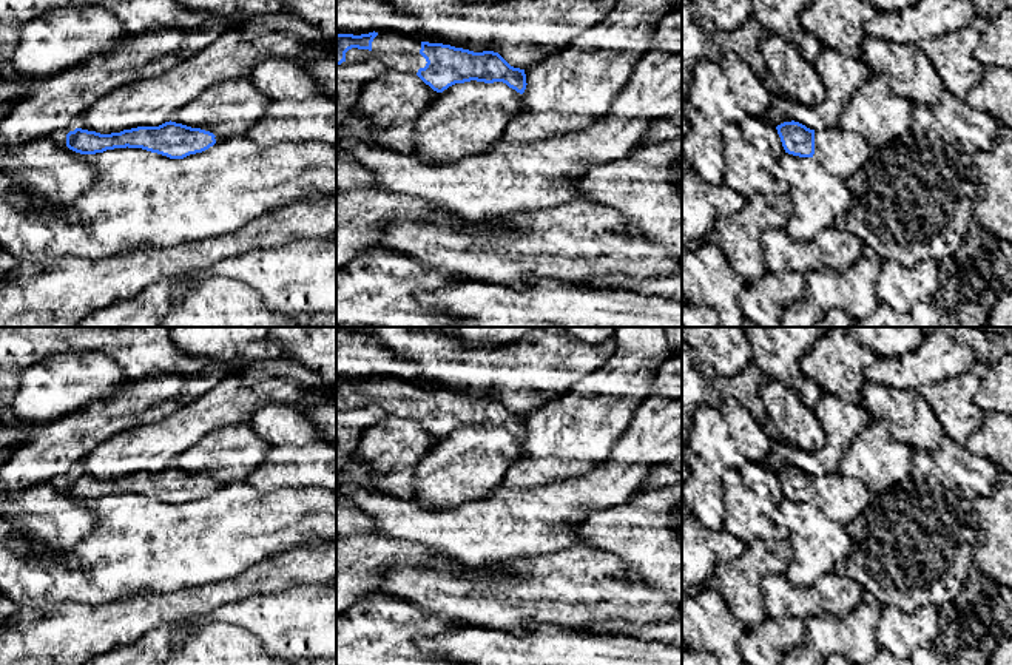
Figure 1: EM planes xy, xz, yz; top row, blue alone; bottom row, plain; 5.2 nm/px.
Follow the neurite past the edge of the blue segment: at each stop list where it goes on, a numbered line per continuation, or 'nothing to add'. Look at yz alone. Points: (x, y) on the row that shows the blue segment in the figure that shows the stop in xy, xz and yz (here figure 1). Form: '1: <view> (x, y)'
1: yz (841, 153)

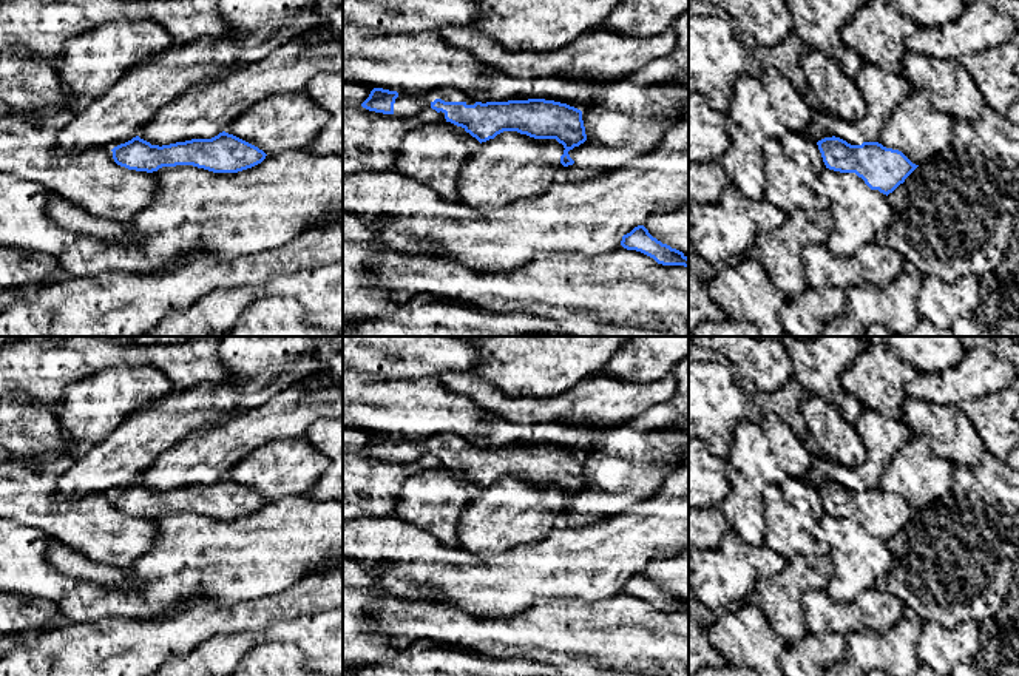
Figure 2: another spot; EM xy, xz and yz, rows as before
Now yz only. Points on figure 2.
nothing to add

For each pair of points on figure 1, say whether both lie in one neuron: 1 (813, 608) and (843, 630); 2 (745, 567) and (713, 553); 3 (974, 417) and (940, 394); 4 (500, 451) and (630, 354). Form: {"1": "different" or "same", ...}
{"1": "different", "2": "different", "3": "same", "4": "different"}

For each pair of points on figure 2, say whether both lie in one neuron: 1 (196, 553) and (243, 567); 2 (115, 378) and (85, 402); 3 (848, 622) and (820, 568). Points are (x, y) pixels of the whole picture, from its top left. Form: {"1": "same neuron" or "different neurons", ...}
{"1": "same neuron", "2": "same neuron", "3": "different neurons"}

